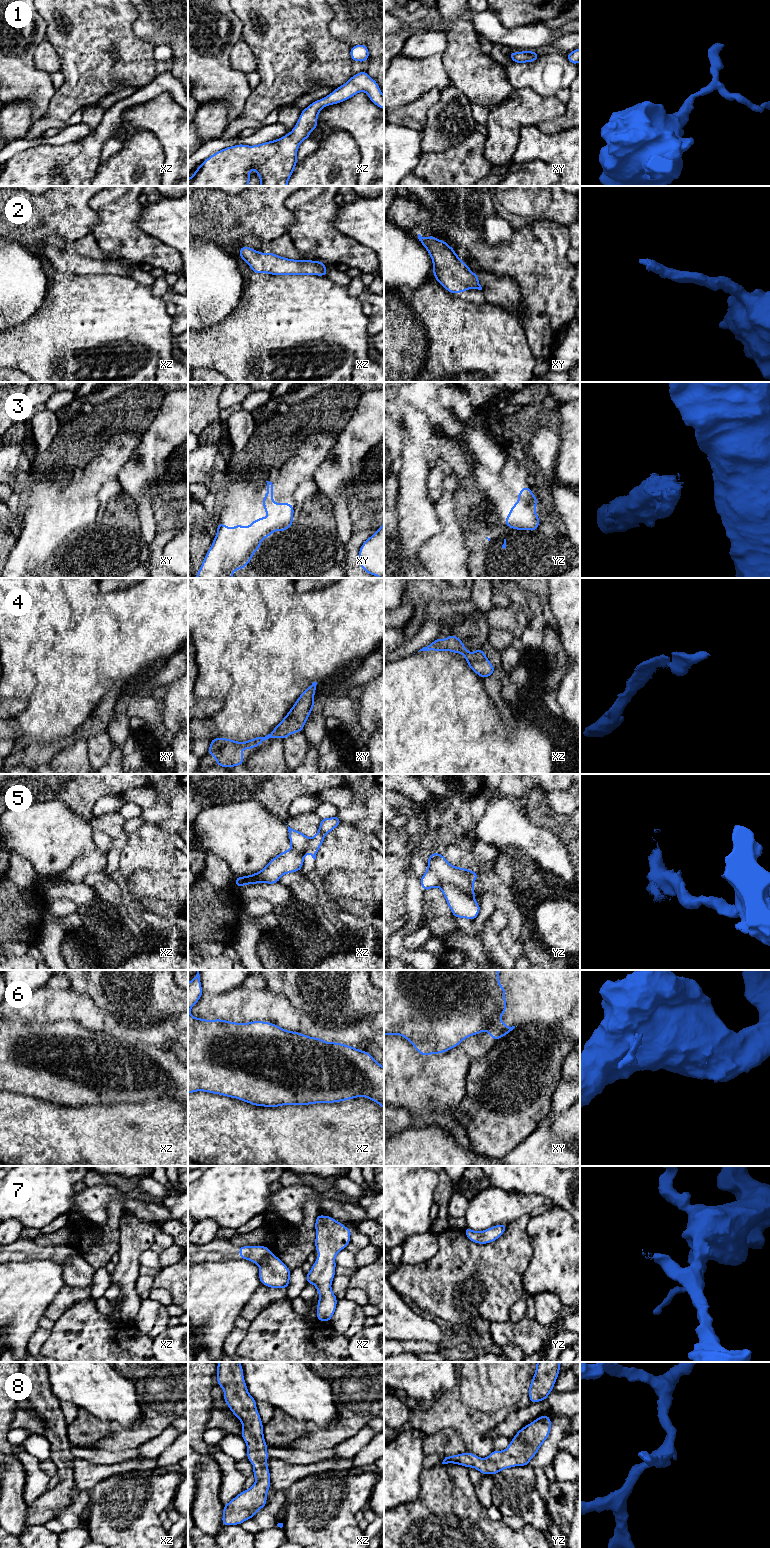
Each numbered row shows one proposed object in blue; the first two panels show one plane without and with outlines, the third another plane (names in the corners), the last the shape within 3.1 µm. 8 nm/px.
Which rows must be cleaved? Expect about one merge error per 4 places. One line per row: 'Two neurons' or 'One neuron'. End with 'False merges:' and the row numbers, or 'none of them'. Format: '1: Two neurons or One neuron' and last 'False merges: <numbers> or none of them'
1: One neuron
2: One neuron
3: Two neurons
4: One neuron
5: One neuron
6: Two neurons
7: One neuron
8: One neuron
False merges: 3, 6

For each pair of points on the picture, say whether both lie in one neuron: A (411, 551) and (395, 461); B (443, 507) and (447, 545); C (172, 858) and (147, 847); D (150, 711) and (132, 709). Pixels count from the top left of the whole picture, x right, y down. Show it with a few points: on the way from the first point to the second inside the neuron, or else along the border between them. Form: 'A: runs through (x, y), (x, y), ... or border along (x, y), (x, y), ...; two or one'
A: border along (402, 454), (402, 467), (398, 478); two
B: runs through (447, 516), (447, 536); one
C: runs through (166, 858), (153, 852); one
D: runs through (146, 709), (136, 709); one

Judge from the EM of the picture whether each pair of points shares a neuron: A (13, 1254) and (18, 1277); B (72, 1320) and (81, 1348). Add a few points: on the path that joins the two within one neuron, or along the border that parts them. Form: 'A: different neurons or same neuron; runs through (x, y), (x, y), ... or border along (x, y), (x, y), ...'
A: different neurons; border along (38, 1259), (10, 1262)
B: same neuron; runs through (79, 1327), (82, 1330), (82, 1341)

